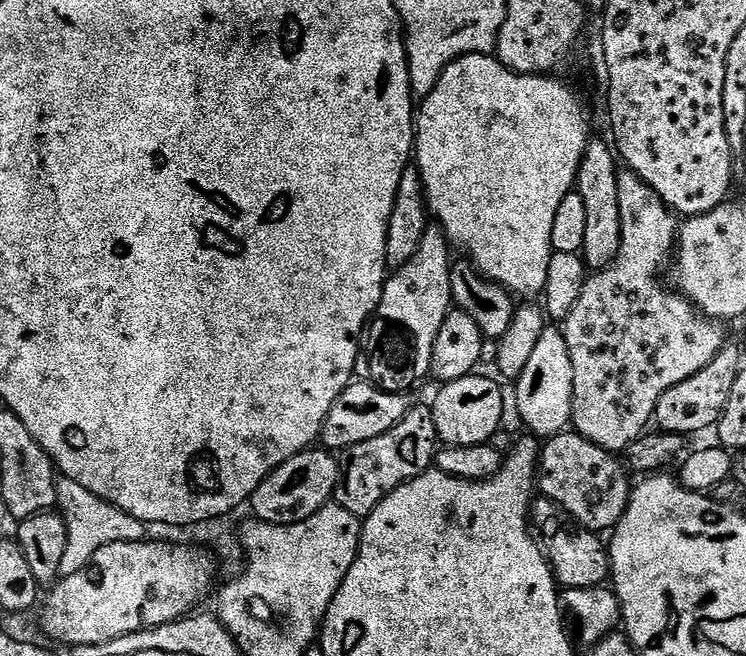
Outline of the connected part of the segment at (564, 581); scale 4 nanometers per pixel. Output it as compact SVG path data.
M543 498L533 499L530 524L537 537L544 536L544 556L548 559L552 575L561 589L599 588L609 579L610 565L605 541L600 541L601 537L597 533L579 527L560 505Z

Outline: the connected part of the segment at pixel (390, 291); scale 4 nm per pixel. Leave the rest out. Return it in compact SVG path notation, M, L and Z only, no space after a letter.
M429 226L416 253L385 279L384 293L380 299L384 316L392 316L392 320L404 320L404 324L416 332L416 340L420 340L420 360L429 369L432 367L434 338L438 338L438 330L442 330L442 322L453 307L450 282L452 269L448 252L450 245L447 236L439 227Z

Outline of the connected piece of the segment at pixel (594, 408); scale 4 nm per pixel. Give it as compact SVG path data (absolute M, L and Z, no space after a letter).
M627 170L621 171L617 175L616 182L618 184L618 214L622 222L622 246L618 250L614 262L610 262L610 266L593 271L584 281L581 297L578 298L578 302L574 303L574 308L570 310L568 319L563 322L562 331L566 338L570 362L574 366L571 427L579 436L585 436L587 440L594 442L598 447L613 454L620 454L627 450L639 436L645 435L646 429L653 423L658 398L662 398L662 394L666 394L666 390L670 390L670 386L678 386L678 382L686 382L686 378L690 378L694 374L698 374L698 370L710 366L710 362L714 362L717 354L724 349L726 337L724 337L725 325L721 321L711 320L703 312L697 312L695 306L684 299L679 292L669 287L665 281L665 285L660 281L660 275L663 272L665 275L666 269L674 256L678 235L676 213L664 205L662 198L658 198L658 194L654 194L654 190L650 186L646 186L646 182L642 182L642 178L638 178L638 174Z

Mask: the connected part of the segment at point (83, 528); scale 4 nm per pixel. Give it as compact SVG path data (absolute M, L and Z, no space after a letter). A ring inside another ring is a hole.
M57 479L55 507L58 509L59 516L66 522L66 546L62 550L61 577L78 574L78 570L86 567L90 558L94 558L94 554L102 550L102 546L110 546L114 542L134 542L145 539L146 525L138 518L98 498L98 494L90 494L86 486L78 486L78 482L73 480Z

